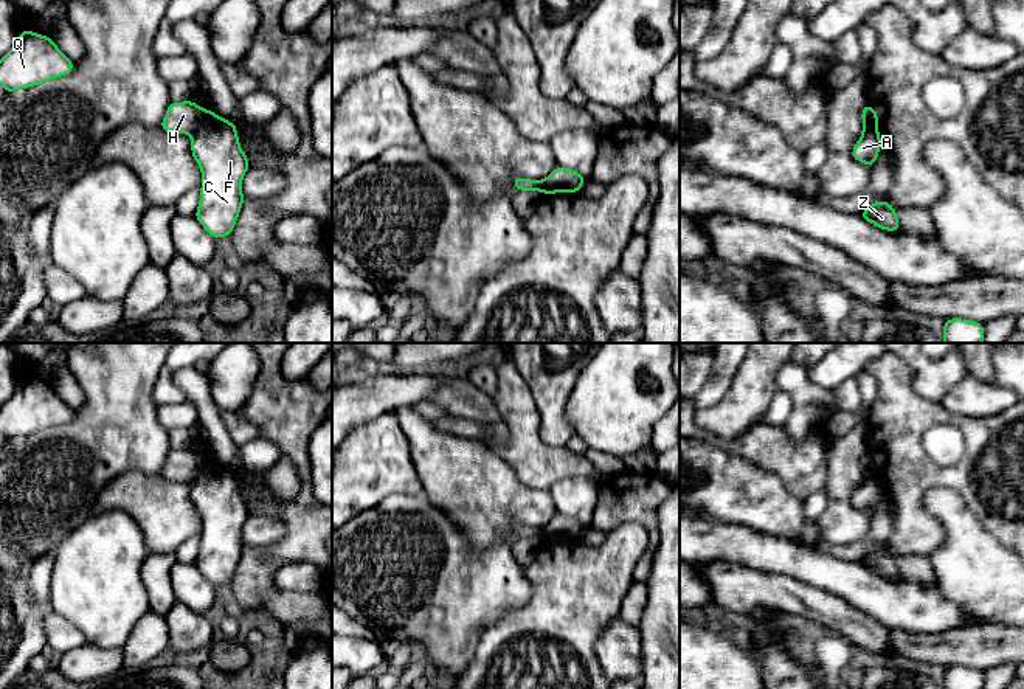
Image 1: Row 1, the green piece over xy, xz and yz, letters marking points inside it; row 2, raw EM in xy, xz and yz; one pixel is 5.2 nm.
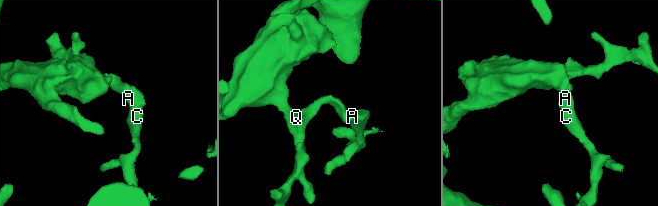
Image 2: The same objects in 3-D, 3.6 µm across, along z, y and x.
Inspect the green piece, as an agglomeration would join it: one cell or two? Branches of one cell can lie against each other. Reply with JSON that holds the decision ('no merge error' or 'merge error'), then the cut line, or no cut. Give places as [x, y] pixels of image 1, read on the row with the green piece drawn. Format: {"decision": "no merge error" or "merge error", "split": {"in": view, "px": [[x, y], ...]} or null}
{"decision": "merge error", "split": {"in": "xy", "px": [[207, 110], [202, 121], [190, 134]]}}

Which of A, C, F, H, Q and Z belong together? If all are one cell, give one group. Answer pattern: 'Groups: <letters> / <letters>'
Groups: A C F Z / H Q

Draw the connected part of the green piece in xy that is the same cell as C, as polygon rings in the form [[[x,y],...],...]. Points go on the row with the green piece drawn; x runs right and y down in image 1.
[[[209,109],[191,133],[191,154],[202,171],[194,217],[219,241],[233,234],[245,200],[242,178],[251,164],[240,147],[236,124]]]

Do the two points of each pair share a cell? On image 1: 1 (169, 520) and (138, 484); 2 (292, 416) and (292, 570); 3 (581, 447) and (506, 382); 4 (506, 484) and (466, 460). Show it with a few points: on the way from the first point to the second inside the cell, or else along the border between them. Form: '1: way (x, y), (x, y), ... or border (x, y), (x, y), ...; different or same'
1: way (162, 511), (145, 494); same
2: border (315, 565), (286, 562), (276, 570), (272, 584); different
3: border (565, 447), (582, 455); different
4: way (497, 484), (491, 484), (475, 469); same

